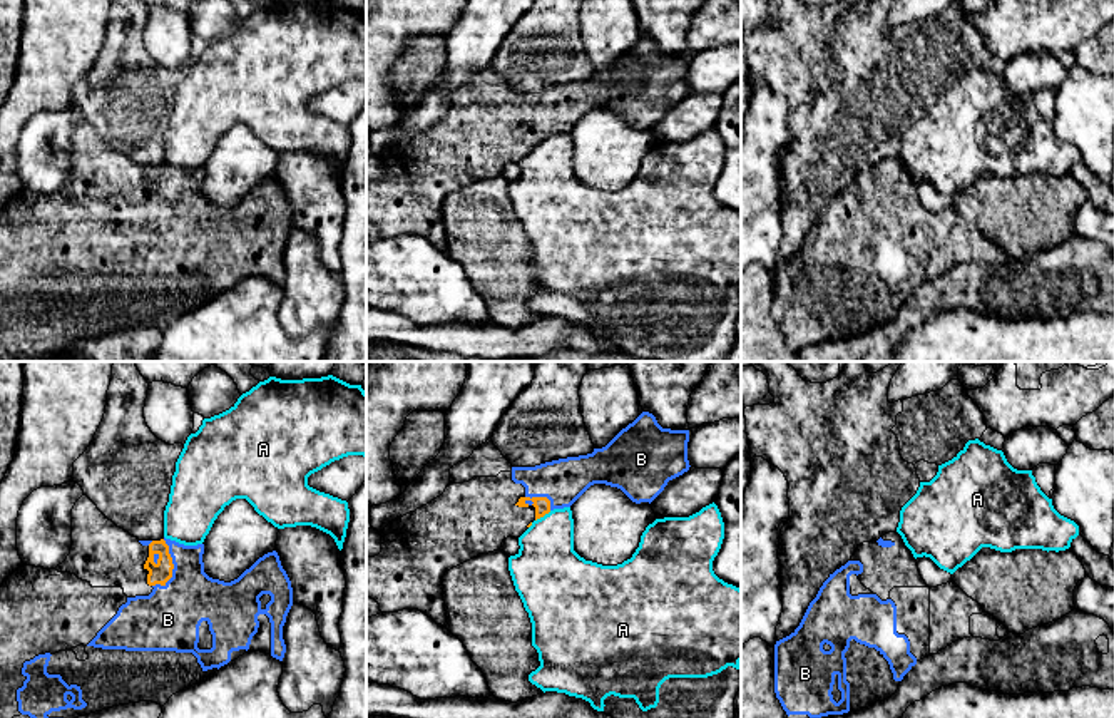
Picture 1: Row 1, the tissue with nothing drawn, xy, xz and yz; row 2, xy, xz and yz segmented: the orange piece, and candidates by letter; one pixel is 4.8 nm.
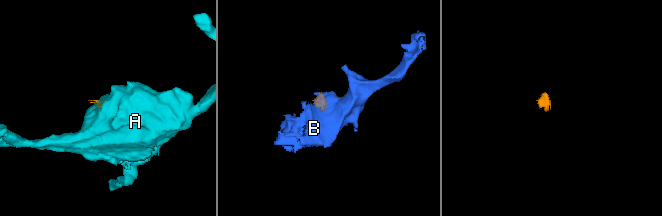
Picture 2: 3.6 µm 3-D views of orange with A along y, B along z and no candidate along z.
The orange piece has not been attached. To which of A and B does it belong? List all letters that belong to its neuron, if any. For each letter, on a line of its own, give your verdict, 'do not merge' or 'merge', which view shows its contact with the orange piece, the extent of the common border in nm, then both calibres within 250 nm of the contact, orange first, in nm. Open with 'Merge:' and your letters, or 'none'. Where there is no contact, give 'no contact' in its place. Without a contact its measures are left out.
Merge: none
A: do not merge | xz | 90 nm | 80/320 nm
B: do not merge | xy | 240 nm | 100/300 nm

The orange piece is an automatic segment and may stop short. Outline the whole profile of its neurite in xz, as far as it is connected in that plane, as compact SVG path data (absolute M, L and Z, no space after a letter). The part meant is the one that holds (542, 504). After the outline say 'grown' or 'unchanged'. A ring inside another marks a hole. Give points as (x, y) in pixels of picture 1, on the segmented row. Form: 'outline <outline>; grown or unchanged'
outline M488 438L450 469L450 484L440 497L380 531L381 552L366 559L366 597L375 599L381 613L418 609L445 626L445 572L480 554L498 551L507 537L519 539L549 512L550 500L527 497L525 487L512 480L512 464Z; grown

